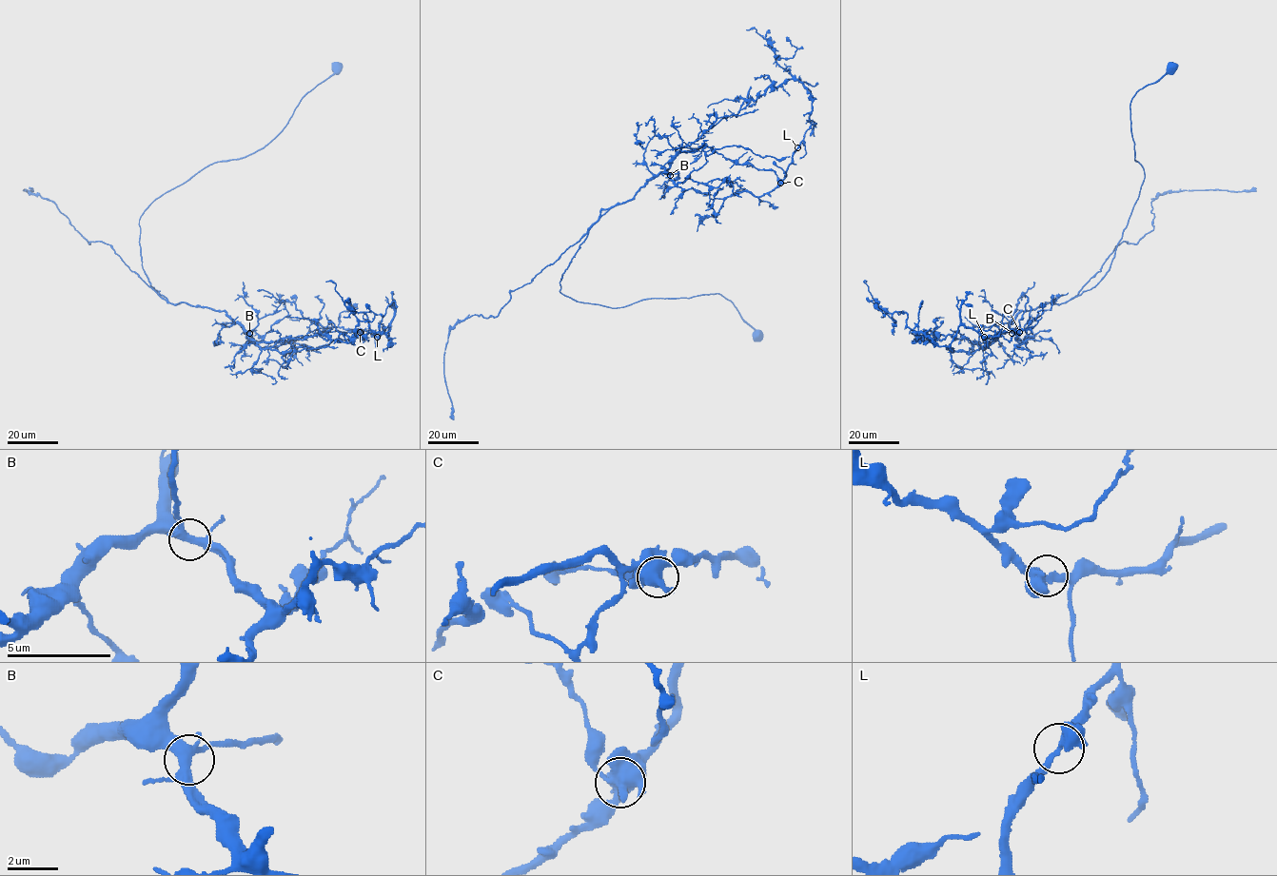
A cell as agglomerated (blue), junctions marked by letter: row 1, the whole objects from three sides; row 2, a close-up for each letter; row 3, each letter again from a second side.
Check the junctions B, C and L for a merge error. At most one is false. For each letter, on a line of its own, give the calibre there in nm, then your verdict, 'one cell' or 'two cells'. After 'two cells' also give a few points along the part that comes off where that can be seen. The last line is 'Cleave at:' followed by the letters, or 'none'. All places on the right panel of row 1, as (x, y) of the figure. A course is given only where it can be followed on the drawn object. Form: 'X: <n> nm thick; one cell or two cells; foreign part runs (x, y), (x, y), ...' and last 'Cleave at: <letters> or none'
B: 360 nm thick; one cell
C: 500 nm thick; one cell
L: 360 nm thick; one cell
Cleave at: none

